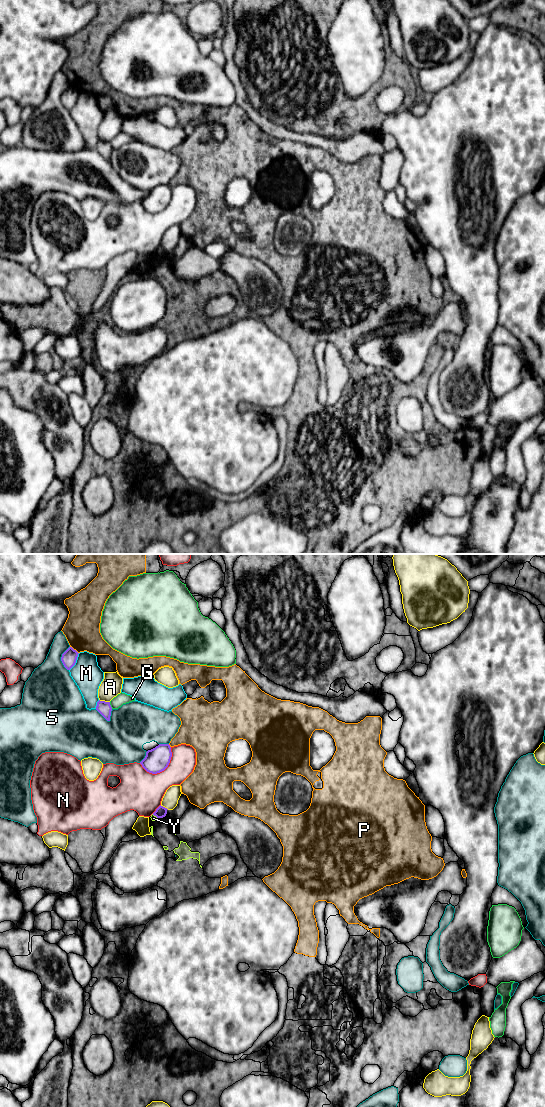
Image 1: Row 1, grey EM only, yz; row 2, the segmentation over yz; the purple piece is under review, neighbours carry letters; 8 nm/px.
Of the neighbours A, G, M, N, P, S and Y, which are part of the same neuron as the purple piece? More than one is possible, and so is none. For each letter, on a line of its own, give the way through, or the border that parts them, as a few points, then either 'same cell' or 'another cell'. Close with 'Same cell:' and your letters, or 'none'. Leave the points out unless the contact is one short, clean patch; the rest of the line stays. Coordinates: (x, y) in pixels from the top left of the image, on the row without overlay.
A: another cell
G: another cell
M: another cell
N: another cell
P: another cell
S: another cell
Y: along yz (152, 254), (157, 258) | another cell
Same cell: none

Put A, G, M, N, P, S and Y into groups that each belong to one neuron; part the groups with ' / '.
A / G / M / N / P Y / S

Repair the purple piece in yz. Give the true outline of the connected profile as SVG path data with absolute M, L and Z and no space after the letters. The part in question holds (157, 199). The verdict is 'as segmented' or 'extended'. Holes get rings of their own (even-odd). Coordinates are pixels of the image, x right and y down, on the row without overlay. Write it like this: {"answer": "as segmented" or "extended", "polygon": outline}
{"answer": "as segmented", "polygon": "M159 184L146 192L146 196L140 204L147 212L157 214L168 207L171 197L172 192L170 185Z"}

